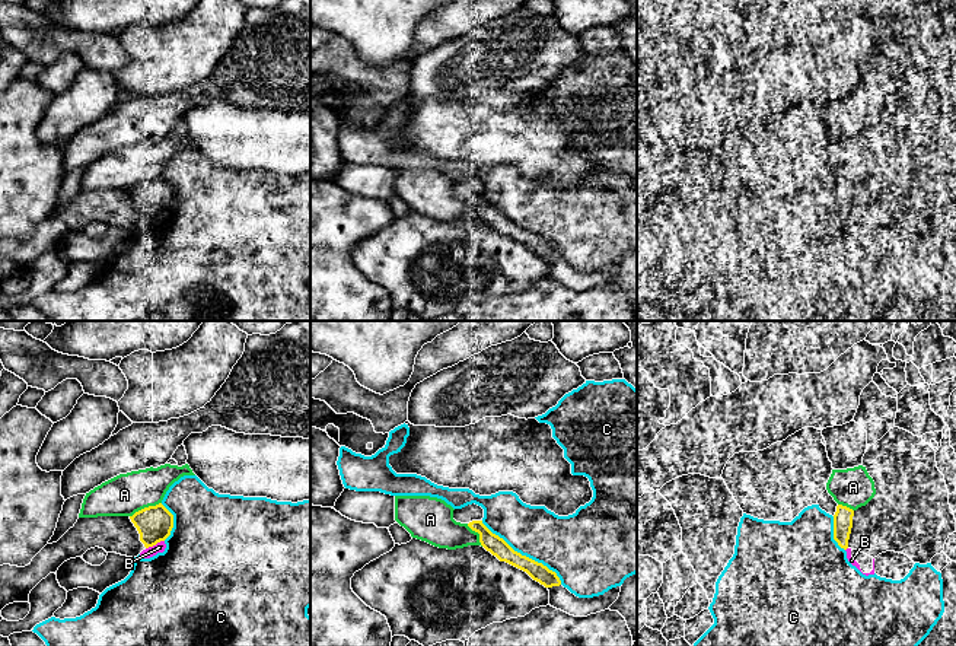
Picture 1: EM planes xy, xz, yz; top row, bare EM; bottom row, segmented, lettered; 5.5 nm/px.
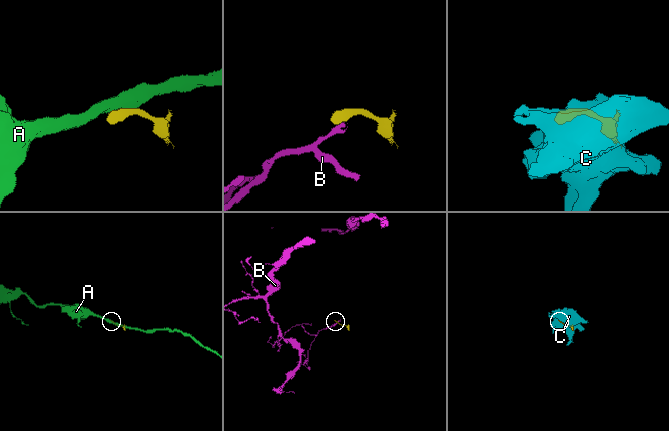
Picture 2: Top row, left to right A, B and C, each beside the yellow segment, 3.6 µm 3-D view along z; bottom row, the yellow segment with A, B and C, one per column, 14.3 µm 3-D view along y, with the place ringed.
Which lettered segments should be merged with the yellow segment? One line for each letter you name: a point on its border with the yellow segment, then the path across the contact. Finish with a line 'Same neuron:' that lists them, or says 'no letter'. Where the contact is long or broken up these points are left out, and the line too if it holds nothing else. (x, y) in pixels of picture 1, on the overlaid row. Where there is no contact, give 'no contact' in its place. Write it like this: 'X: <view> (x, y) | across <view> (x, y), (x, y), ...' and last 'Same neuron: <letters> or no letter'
Same neuron: no letter

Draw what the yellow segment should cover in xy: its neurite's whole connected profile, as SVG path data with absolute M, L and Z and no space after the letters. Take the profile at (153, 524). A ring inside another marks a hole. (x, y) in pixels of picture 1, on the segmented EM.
M162 503L144 507L130 516L130 519L146 548L165 541L173 528L173 515Z

